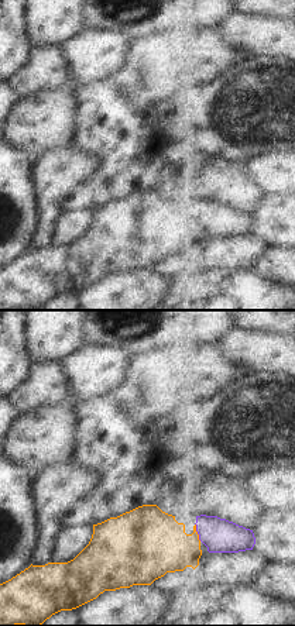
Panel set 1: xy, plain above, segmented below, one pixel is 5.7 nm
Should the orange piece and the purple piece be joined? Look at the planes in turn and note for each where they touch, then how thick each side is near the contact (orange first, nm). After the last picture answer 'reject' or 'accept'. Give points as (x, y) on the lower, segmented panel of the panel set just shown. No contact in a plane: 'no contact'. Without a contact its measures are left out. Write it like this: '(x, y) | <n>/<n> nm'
(196, 532) | 360/190 nm

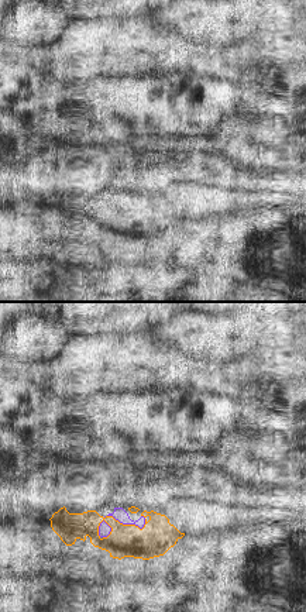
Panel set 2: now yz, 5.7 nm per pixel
(119, 522) | 200/70 nm

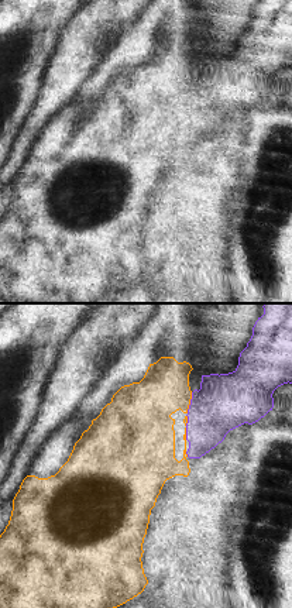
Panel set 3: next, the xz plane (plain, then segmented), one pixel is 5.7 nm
(189, 402) | 300/320 nm

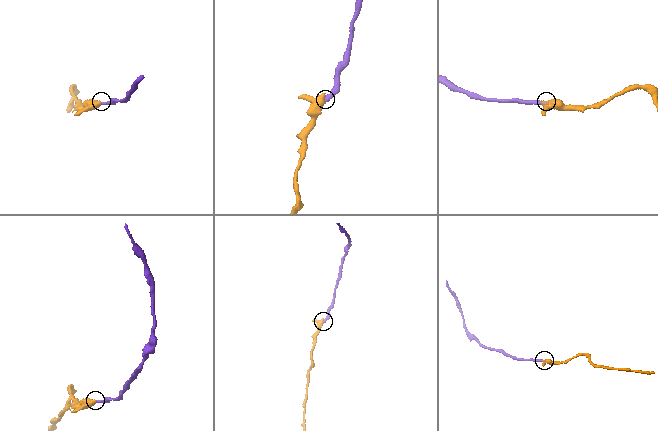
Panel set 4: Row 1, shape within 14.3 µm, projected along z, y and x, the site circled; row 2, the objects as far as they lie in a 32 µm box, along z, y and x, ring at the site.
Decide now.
accept

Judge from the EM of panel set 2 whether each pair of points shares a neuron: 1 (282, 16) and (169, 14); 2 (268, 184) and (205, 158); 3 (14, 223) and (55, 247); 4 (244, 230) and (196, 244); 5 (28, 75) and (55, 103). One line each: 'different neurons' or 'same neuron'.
1: same neuron
2: same neuron
3: same neuron
4: same neuron
5: same neuron

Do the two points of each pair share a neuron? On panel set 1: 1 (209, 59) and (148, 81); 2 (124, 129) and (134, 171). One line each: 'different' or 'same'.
1: same
2: same

